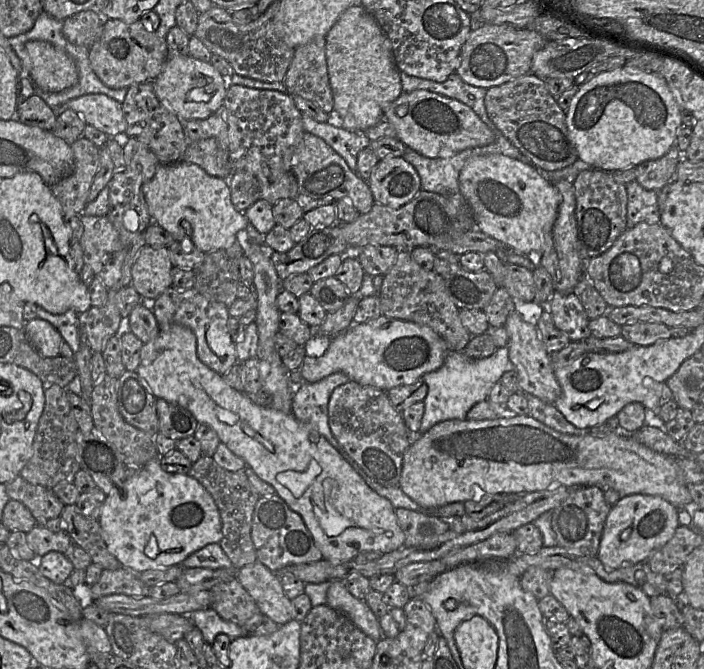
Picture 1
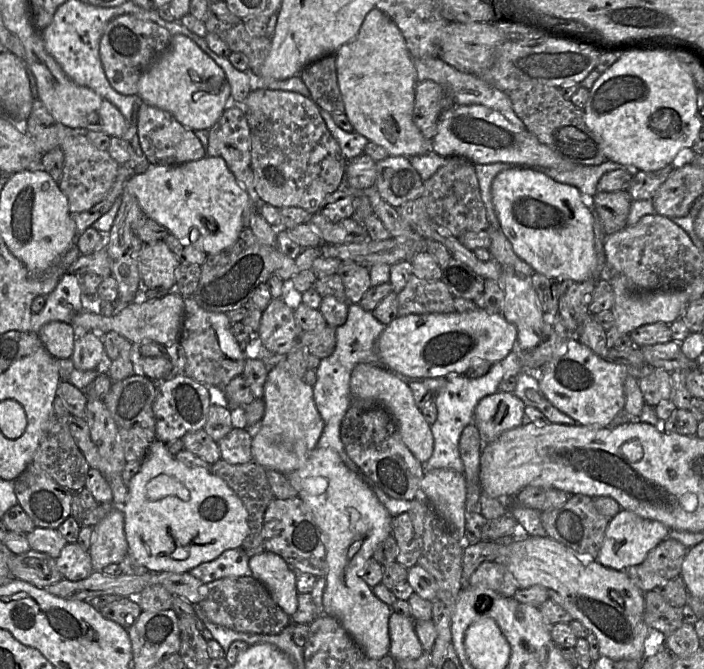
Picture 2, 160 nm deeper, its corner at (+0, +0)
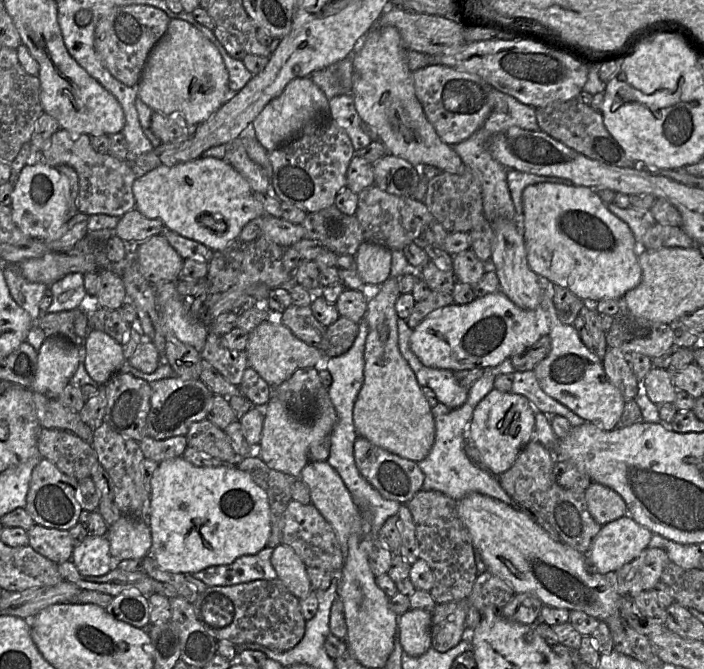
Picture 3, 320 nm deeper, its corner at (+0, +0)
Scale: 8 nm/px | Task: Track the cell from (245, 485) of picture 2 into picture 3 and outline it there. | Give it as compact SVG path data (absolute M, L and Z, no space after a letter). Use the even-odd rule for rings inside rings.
M256 456L244 457L235 467L246 472L267 495L270 508L271 533L266 547L275 548L281 545L284 512L292 500L292 485L300 478L271 469Z

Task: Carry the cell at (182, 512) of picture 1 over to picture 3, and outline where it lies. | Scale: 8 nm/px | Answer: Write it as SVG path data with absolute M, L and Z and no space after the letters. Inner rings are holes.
M182 457L172 458L160 462L151 478L150 495L150 530L152 545L148 556L152 556L159 566L173 573L195 573L214 565L231 564L238 557L254 555L266 547L271 533L270 508L268 498L264 490L255 484L252 478L235 466L229 467L197 467Z

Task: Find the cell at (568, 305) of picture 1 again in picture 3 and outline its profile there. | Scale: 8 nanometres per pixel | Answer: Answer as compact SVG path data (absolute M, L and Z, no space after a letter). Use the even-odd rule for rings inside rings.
M607 346L601 363L608 380L621 392L625 402L635 400L639 381L621 351Z

